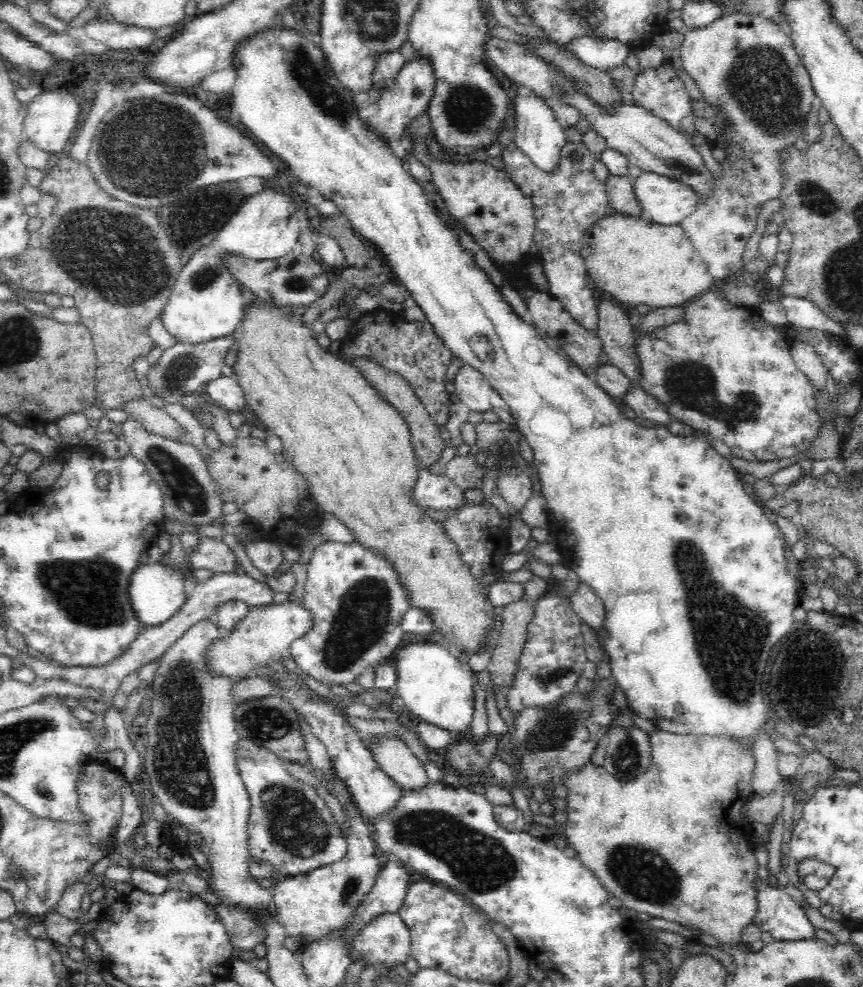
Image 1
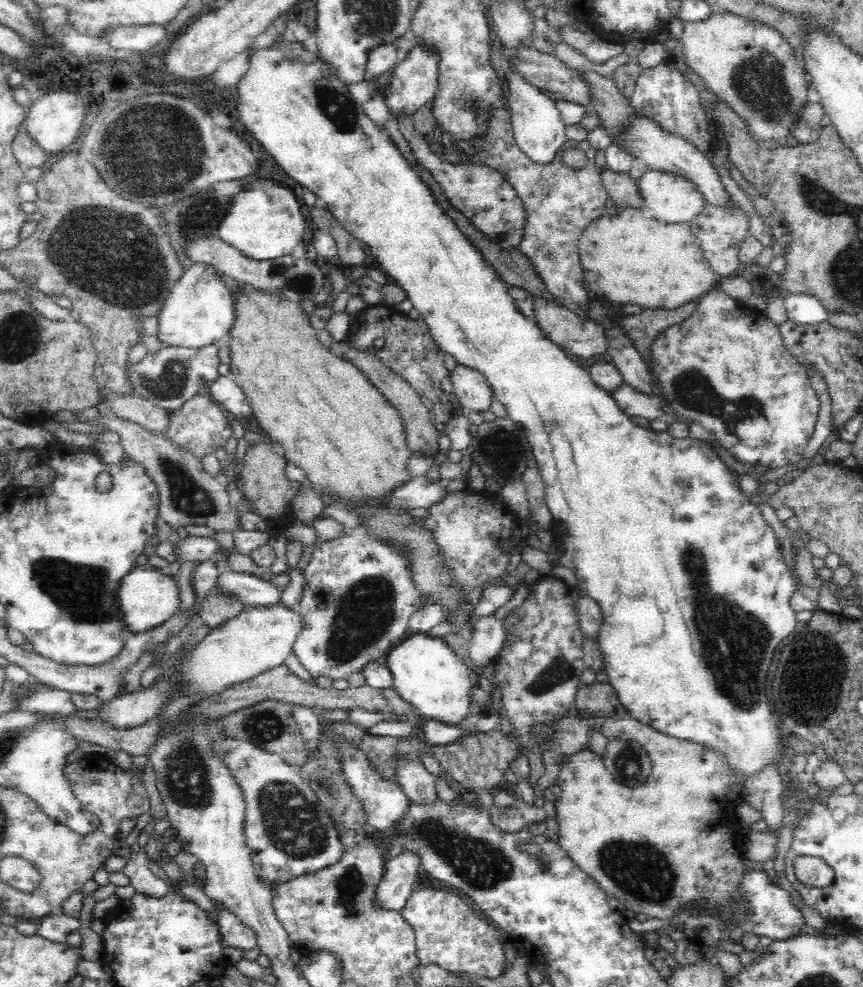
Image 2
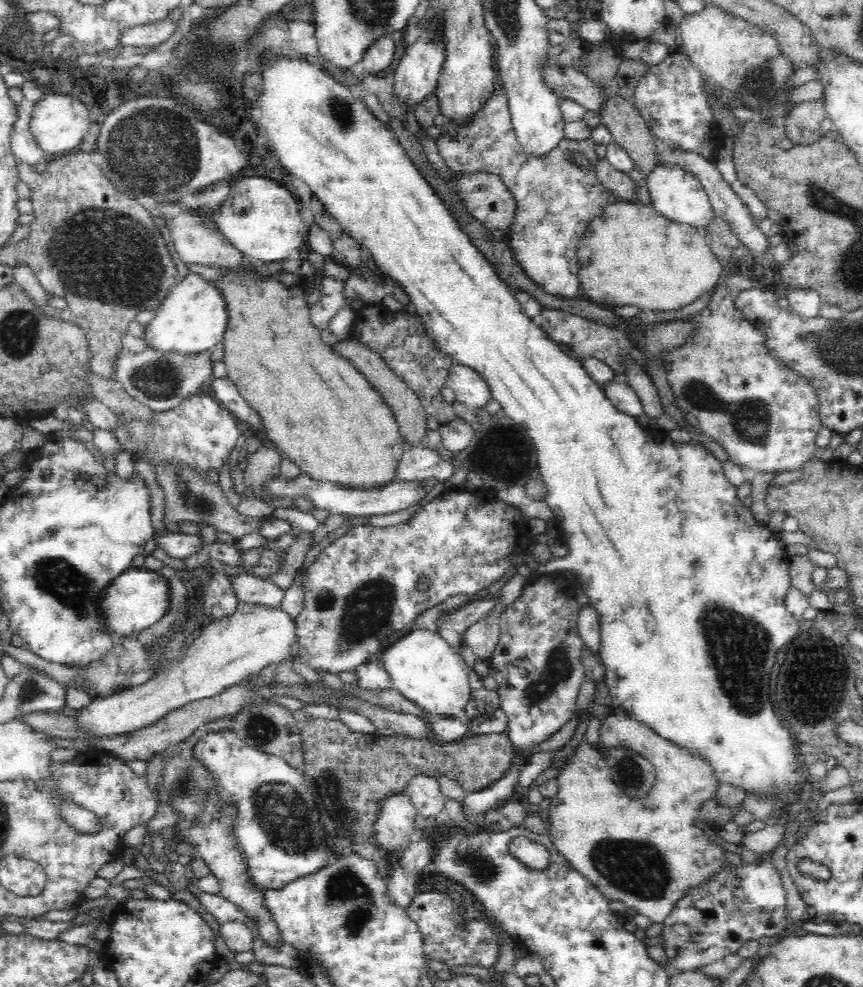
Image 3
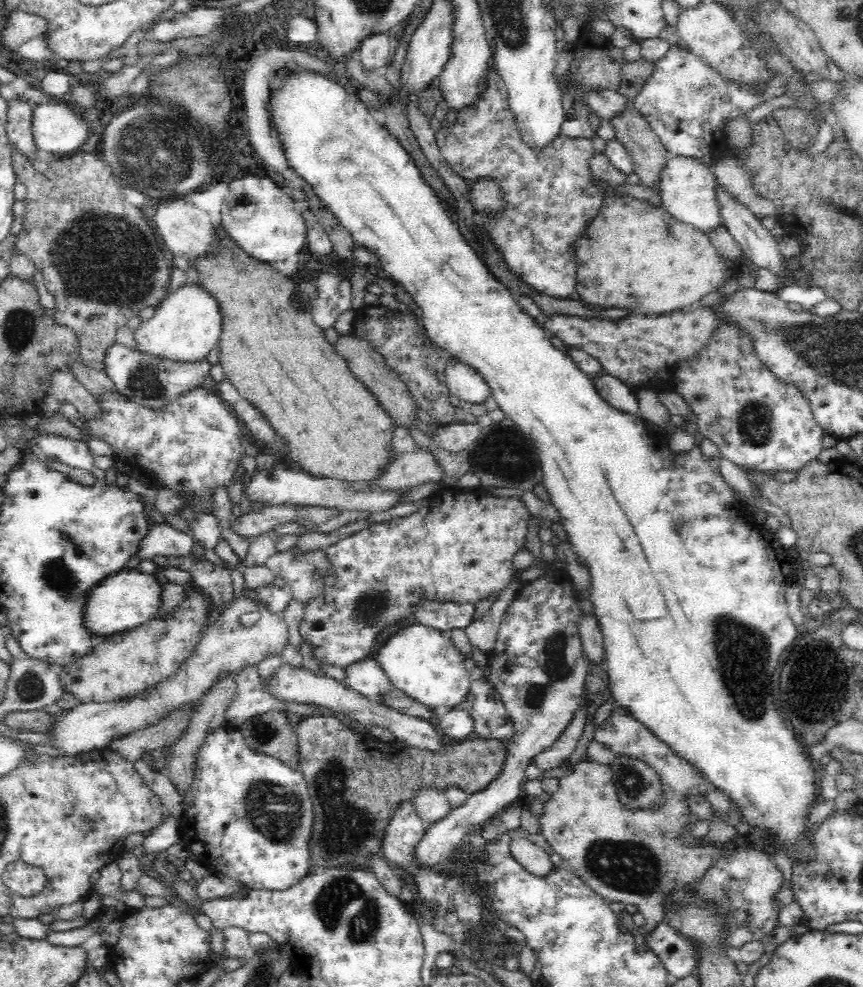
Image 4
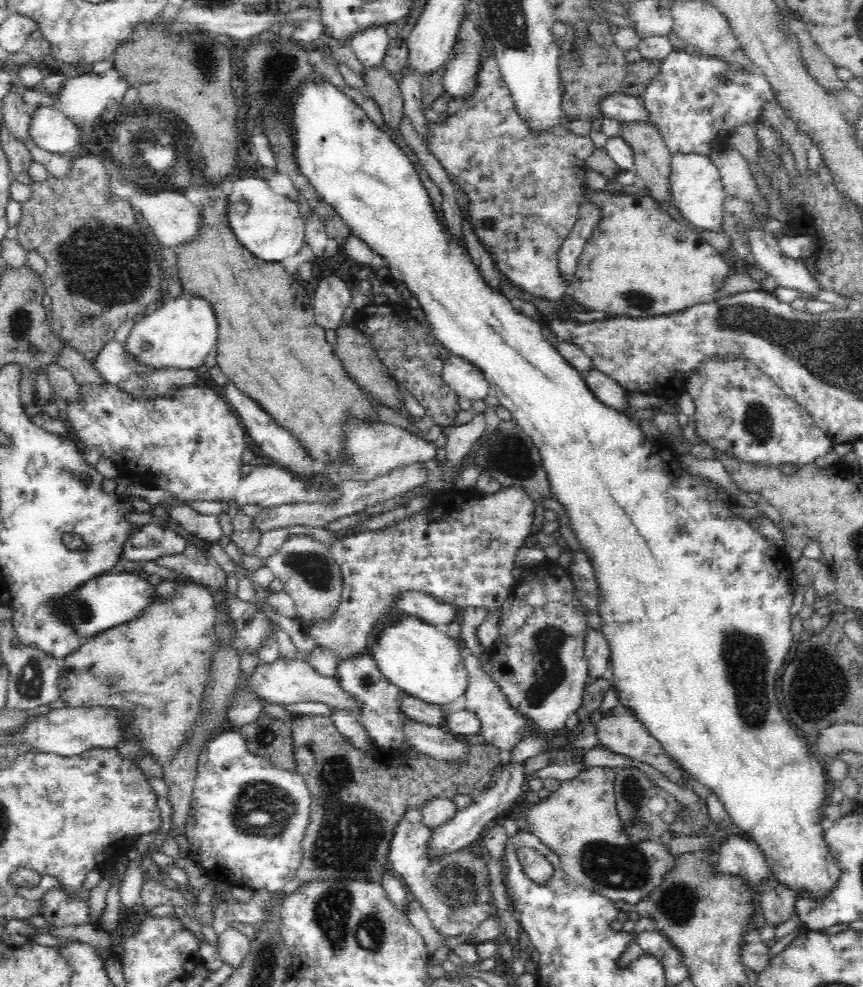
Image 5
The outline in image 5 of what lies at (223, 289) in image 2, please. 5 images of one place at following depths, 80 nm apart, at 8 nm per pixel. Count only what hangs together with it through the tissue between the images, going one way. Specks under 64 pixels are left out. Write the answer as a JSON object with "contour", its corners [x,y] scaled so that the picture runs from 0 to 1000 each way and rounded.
{"contour":[[[212,296],[204,302],[196,302],[176,319],[167,321],[166,324],[159,324],[153,332],[153,336],[147,343],[145,353],[170,371],[180,373],[229,373],[236,370],[241,359],[250,354],[253,343],[254,329],[253,324],[243,305],[236,303],[227,297]]]}

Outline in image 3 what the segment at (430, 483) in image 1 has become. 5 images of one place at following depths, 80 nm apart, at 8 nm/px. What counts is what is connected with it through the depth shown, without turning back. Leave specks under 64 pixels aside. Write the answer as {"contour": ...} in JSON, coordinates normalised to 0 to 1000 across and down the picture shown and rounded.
{"contour":[[[349,479],[343,484],[335,486],[327,482],[311,488],[311,495],[324,505],[352,503],[353,509],[364,511],[368,517],[379,517],[385,521],[403,521],[406,523],[432,523],[433,521],[452,521],[477,515],[487,511],[496,496],[489,487],[455,487],[444,494],[429,494],[429,496],[400,496],[385,488],[366,488],[356,480]]]}

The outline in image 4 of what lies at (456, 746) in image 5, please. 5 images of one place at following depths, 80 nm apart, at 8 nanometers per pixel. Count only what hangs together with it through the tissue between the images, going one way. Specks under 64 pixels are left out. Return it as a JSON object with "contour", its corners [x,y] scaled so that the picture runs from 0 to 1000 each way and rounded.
{"contour":[[[329,671],[317,689],[308,695],[308,700],[313,701],[322,709],[331,711],[344,711],[345,713],[363,713],[368,715],[378,715],[389,722],[395,722],[403,727],[413,729],[422,737],[441,738],[457,745],[462,752],[468,751],[475,756],[501,759],[509,762],[513,759],[516,762],[517,754],[512,752],[512,746],[495,729],[489,729],[483,725],[473,725],[463,720],[459,721],[454,717],[445,715],[445,713],[436,710],[429,710],[426,706],[417,703],[408,697],[401,696],[397,691],[392,691],[385,686],[370,685],[359,681],[353,676],[342,676]]]}

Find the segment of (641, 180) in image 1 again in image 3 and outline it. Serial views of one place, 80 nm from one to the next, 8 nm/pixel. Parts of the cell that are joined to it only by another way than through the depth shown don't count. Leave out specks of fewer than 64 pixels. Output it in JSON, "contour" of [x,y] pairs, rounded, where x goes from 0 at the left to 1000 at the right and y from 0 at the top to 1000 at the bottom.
{"contour":[[[782,168],[758,169],[744,182],[743,187],[749,188],[751,199],[753,199],[753,210],[762,219],[768,219],[781,226],[800,228],[806,231],[816,231],[826,220],[826,213],[822,206],[819,197],[810,187],[805,178],[788,172]]]}

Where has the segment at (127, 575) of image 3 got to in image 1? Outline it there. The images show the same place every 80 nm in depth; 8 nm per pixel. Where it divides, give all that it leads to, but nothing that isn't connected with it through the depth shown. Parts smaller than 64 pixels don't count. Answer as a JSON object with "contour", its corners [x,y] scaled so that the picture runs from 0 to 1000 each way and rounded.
{"contour":[[[184,568],[180,571],[161,570],[155,582],[151,584],[151,596],[148,596],[160,627],[174,635],[183,634],[192,628],[197,628],[216,611],[213,587],[219,583],[219,580],[204,578],[199,571],[190,572],[185,571]]]}

